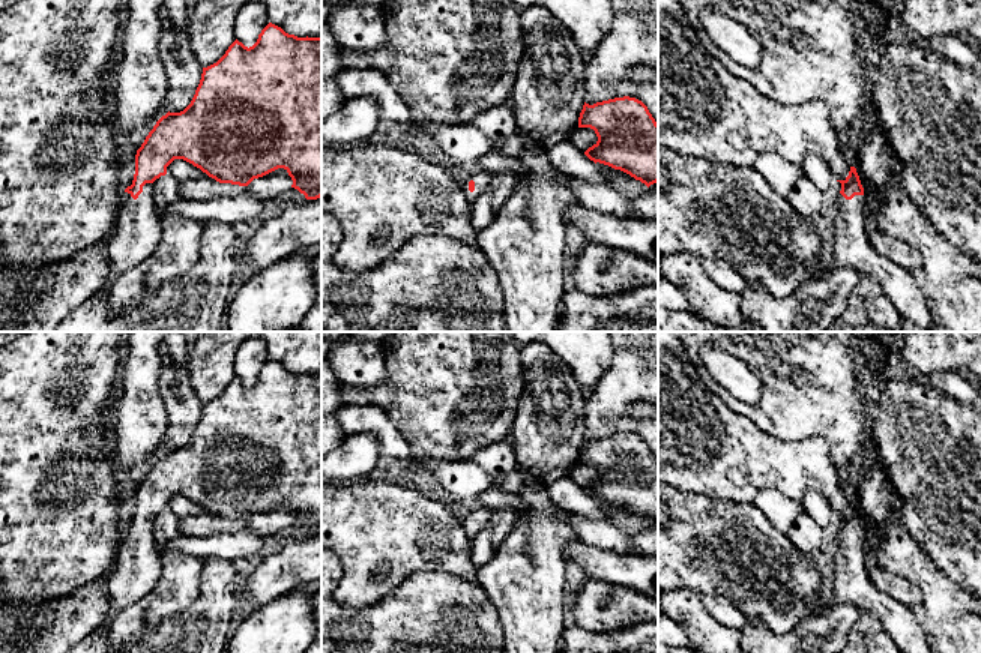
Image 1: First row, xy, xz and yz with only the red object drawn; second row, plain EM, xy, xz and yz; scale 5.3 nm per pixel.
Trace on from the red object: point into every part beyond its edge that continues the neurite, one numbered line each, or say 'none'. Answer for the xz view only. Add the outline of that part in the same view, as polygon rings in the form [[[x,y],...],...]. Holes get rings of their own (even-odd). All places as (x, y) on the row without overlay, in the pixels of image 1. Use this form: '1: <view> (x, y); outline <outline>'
1: xz (481, 514); outline [[[470,504],[461,510],[460,515],[463,530],[472,539],[487,525],[493,515],[493,509],[487,506]]]

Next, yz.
1: yz (851, 584); outline [[[837,518],[832,530],[832,593],[841,603],[855,605],[879,620],[900,653],[930,653],[927,635],[912,609],[880,591],[865,569],[864,531],[846,536]]]

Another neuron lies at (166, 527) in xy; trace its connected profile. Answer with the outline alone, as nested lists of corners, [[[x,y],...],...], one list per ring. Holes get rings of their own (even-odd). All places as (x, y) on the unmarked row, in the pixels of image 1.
[[[165,510],[153,518],[153,536],[161,551],[170,540],[179,536],[179,524],[174,513]]]

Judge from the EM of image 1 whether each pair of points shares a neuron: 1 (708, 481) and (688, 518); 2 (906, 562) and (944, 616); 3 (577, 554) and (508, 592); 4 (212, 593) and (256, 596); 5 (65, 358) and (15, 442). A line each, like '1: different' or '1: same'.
1: different
2: same
3: different
4: different
5: same

